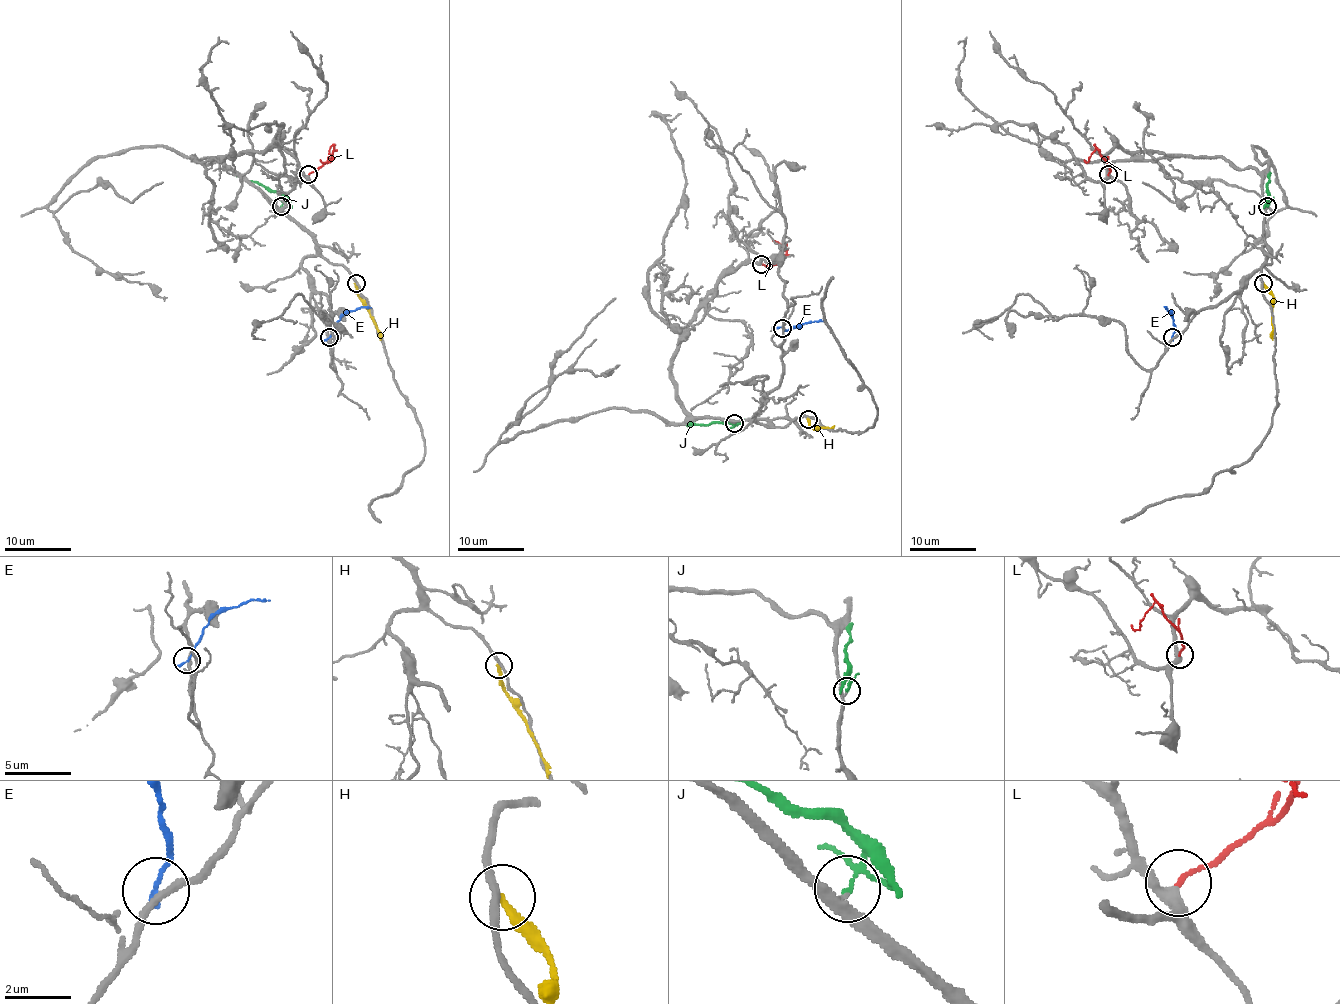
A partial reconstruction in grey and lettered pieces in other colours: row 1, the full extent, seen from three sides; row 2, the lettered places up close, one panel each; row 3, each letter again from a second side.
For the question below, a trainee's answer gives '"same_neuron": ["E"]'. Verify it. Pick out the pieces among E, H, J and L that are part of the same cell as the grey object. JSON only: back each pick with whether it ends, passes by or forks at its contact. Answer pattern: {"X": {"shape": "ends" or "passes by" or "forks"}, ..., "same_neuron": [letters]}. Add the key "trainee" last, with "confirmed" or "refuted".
{"L": {"shape": "ends"}, "same_neuron": ["L"], "trainee": "refuted"}

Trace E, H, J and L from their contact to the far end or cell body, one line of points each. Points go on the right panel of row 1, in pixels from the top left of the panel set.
E: (1172, 337), (1175, 324), (1165, 308)
H: (1263, 283), (1273, 296), (1273, 339)
J: (1268, 206), (1266, 185), (1269, 172)
L: (1109, 175), (1109, 163), (1095, 145), (1089, 162), (1084, 160)

